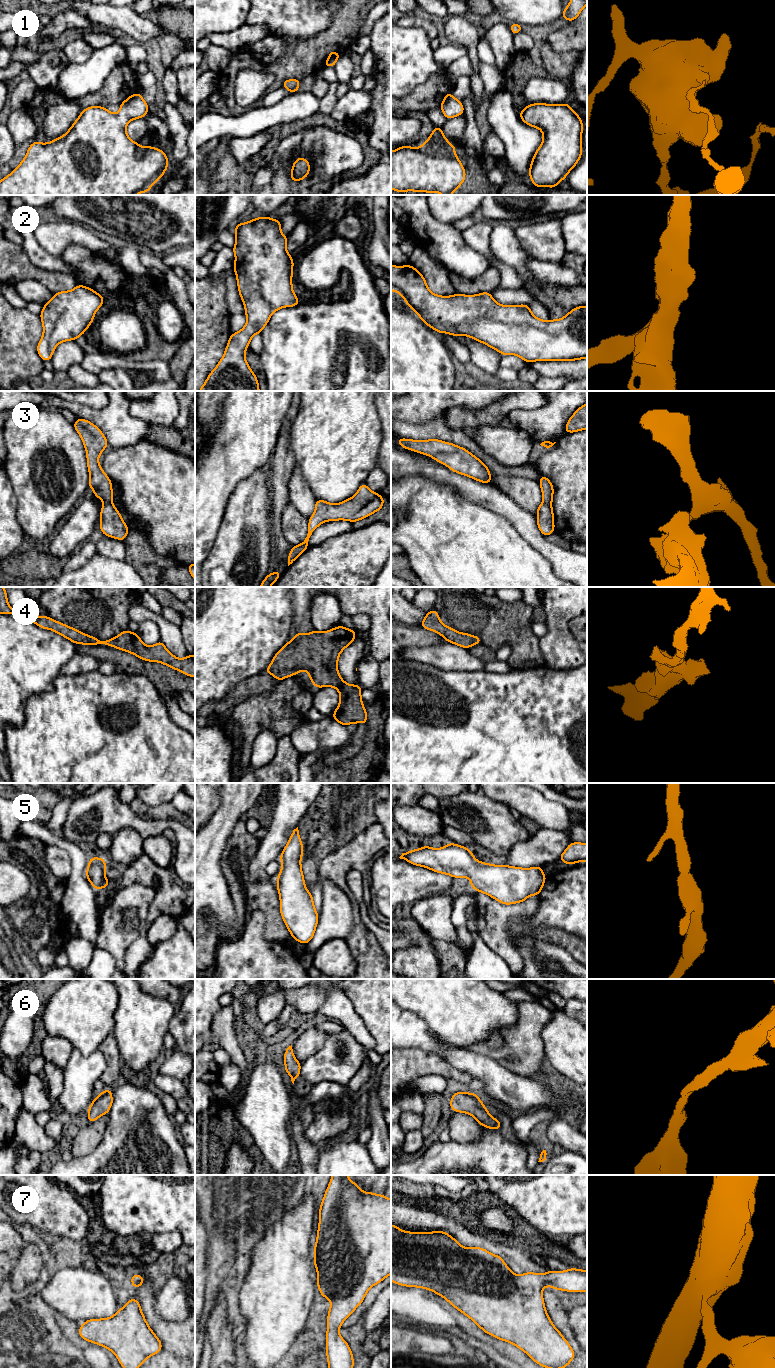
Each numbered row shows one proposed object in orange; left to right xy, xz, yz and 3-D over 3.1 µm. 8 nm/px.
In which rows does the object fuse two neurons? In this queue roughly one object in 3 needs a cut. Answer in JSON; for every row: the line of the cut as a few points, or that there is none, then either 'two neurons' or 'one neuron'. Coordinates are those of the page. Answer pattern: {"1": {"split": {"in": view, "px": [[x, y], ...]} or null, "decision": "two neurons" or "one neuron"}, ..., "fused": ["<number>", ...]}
{"1": {"split": {"in": "yz", "px": [[445, 94], [452, 96]]}, "decision": "two neurons"}, "2": {"split": null, "decision": "one neuron"}, "3": {"split": {"in": "xy", "px": [[111, 502], [104, 505]]}, "decision": "two neurons"}, "4": {"split": null, "decision": "one neuron"}, "5": {"split": null, "decision": "one neuron"}, "6": {"split": null, "decision": "one neuron"}, "7": {"split": null, "decision": "one neuron"}, "fused": ["1", "3"]}

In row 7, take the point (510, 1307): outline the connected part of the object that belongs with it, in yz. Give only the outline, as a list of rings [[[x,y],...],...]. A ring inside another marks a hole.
[[[391,1224],[391,1281],[400,1286],[431,1290],[470,1318],[485,1333],[515,1345],[540,1366],[565,1368],[574,1359],[572,1347],[546,1312],[542,1290],[549,1286],[559,1291],[587,1292],[585,1270],[570,1267],[566,1271],[548,1270],[545,1274],[526,1272],[516,1275],[500,1255],[493,1255],[481,1247],[463,1247],[445,1231],[406,1232]]]

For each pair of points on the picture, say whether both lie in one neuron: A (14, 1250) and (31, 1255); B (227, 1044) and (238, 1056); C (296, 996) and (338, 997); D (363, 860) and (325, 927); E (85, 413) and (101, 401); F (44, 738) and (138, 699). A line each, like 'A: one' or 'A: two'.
A: two
B: one
C: two
D: two
E: two
F: one

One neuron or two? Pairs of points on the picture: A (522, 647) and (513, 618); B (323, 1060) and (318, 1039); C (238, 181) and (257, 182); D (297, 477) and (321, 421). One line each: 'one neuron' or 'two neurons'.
A: one neuron
B: two neurons
C: two neurons
D: two neurons

